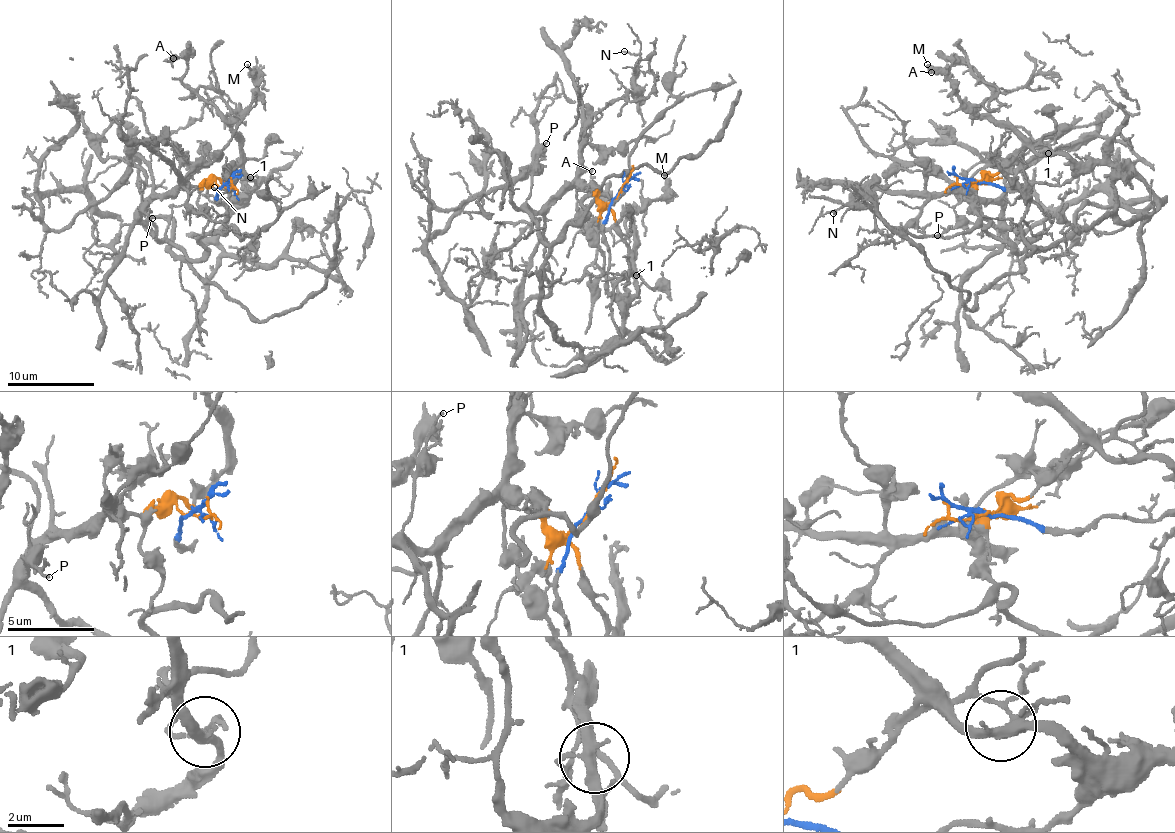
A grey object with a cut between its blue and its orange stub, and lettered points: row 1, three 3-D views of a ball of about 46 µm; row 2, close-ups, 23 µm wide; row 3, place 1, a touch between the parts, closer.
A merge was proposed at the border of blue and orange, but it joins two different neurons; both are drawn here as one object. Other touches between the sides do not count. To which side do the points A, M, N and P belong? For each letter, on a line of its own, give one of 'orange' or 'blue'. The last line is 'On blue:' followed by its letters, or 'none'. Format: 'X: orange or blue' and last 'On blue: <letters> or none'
A: blue
M: blue
N: orange
P: orange
On blue: A, M

